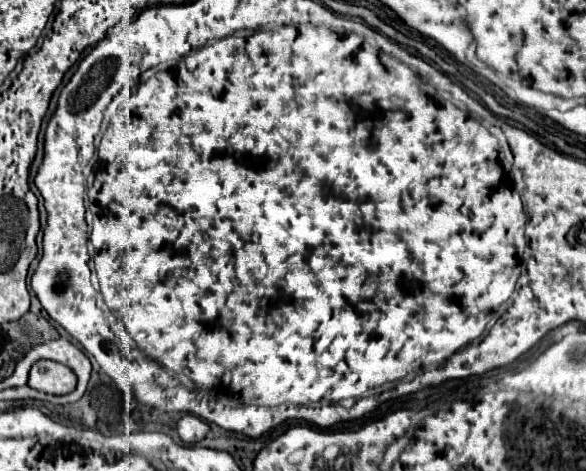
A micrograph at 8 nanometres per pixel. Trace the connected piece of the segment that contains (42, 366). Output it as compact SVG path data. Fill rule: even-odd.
M39 360L39 362L35 362L31 366L27 384L33 390L61 396L61 394L69 394L75 388L77 378L75 378L75 374L67 366L63 366L59 362Z

